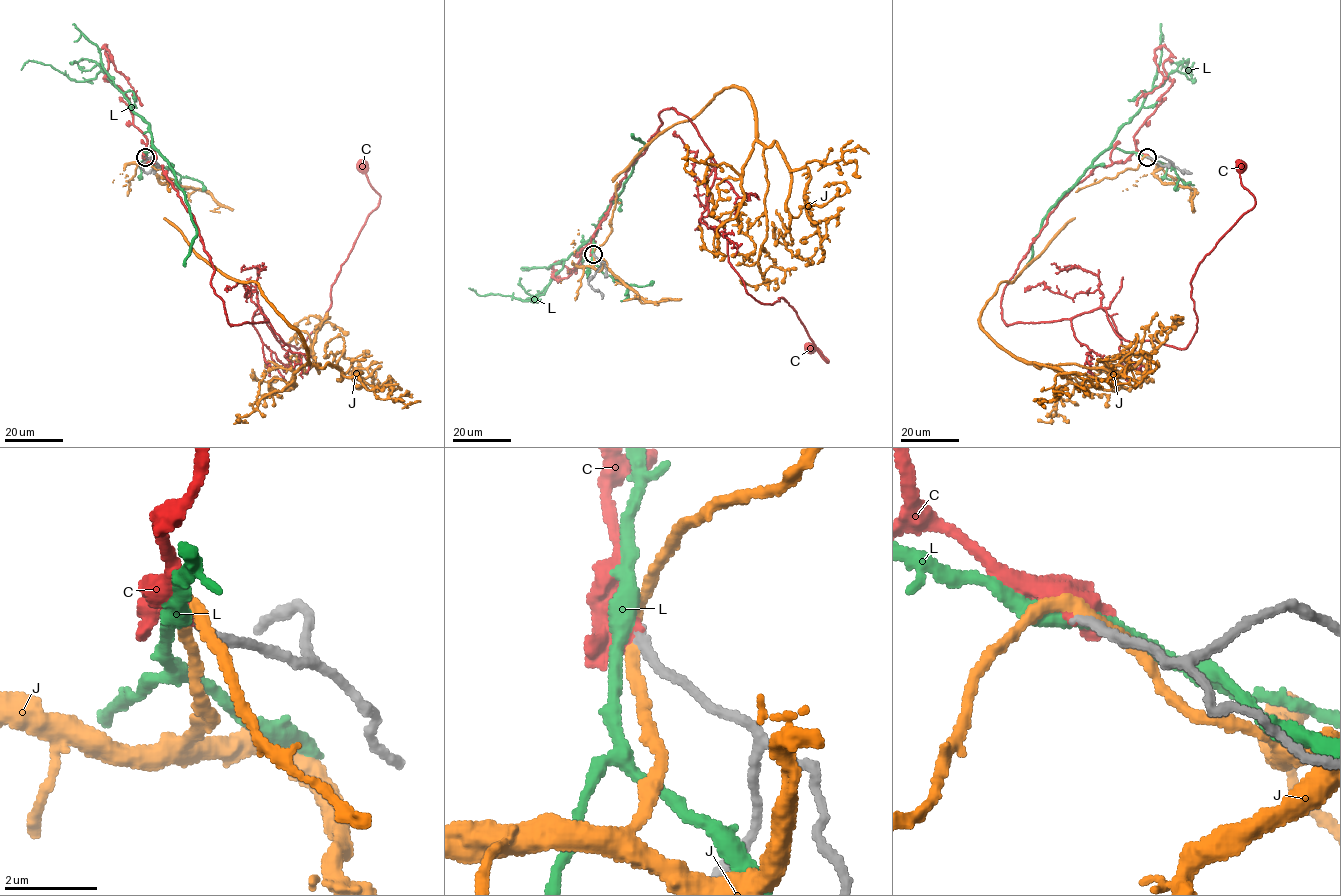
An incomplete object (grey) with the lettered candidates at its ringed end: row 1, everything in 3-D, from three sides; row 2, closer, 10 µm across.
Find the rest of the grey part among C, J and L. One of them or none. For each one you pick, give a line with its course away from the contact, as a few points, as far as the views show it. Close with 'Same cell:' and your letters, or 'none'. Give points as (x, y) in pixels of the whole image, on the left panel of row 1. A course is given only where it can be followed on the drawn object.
C: via (145, 156), (192, 215), (230, 324), (268, 320), (259, 308), (295, 348), (324, 319), (378, 205), (361, 166)
Same cell: C

